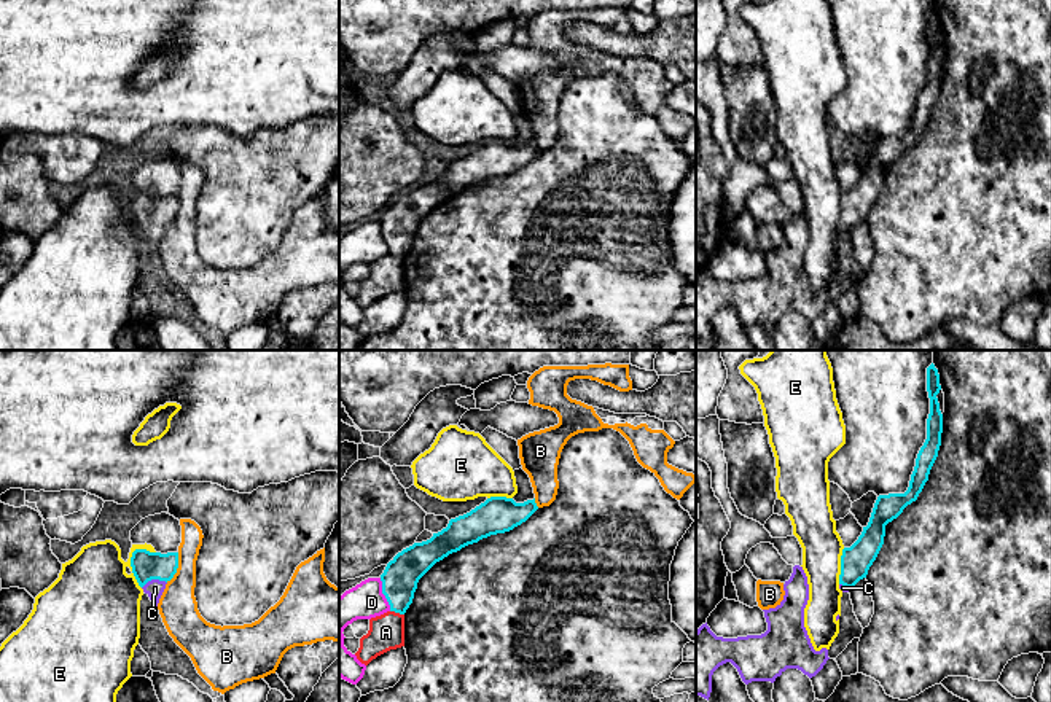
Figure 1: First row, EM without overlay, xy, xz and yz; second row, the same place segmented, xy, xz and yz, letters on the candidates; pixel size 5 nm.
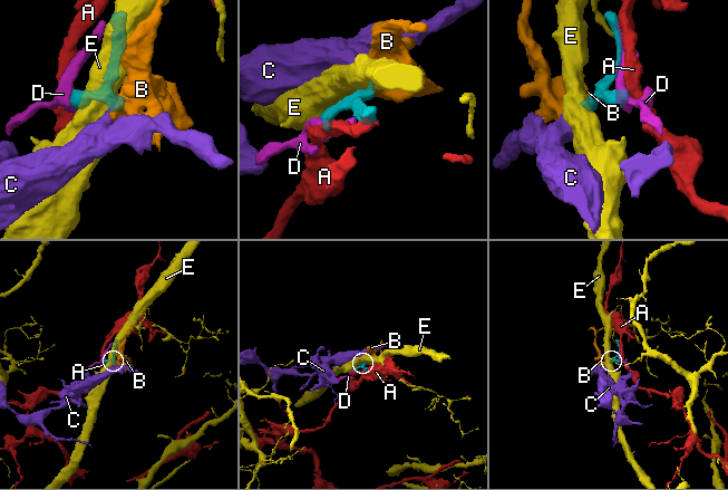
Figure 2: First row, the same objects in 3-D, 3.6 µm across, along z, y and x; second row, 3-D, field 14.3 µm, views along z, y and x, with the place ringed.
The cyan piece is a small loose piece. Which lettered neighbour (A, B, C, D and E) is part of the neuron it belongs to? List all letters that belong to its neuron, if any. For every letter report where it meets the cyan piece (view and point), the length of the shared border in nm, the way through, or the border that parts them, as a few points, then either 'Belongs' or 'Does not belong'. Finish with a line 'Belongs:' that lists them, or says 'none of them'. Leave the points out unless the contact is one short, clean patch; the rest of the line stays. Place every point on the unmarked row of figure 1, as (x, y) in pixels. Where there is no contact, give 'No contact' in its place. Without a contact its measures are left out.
A: Touches cyan at xz (397, 255). Shared border 80 nm. Boundary: xz (390, 253), (403, 258). Does not belong
B: Touches cyan at xy (177, 210). Shared border 170 nm. Boundary: xy (179, 196), (177, 215), (166, 225). Does not belong
C: Touches cyan at xy (153, 222). Shared border 130 nm. Path across: xy (147, 209), (153, 222), (155, 231). Belongs
D: Touches cyan at xz (382, 236). Shared border 180 nm. Boundary: xz (379, 222), (390, 253). Does not belong
E: Touches cyan at xy (132, 212). Shared border 200 nm. Boundary: xy (136, 191), (131, 201), (131, 214), (140, 231). Does not belong
Belongs: C

